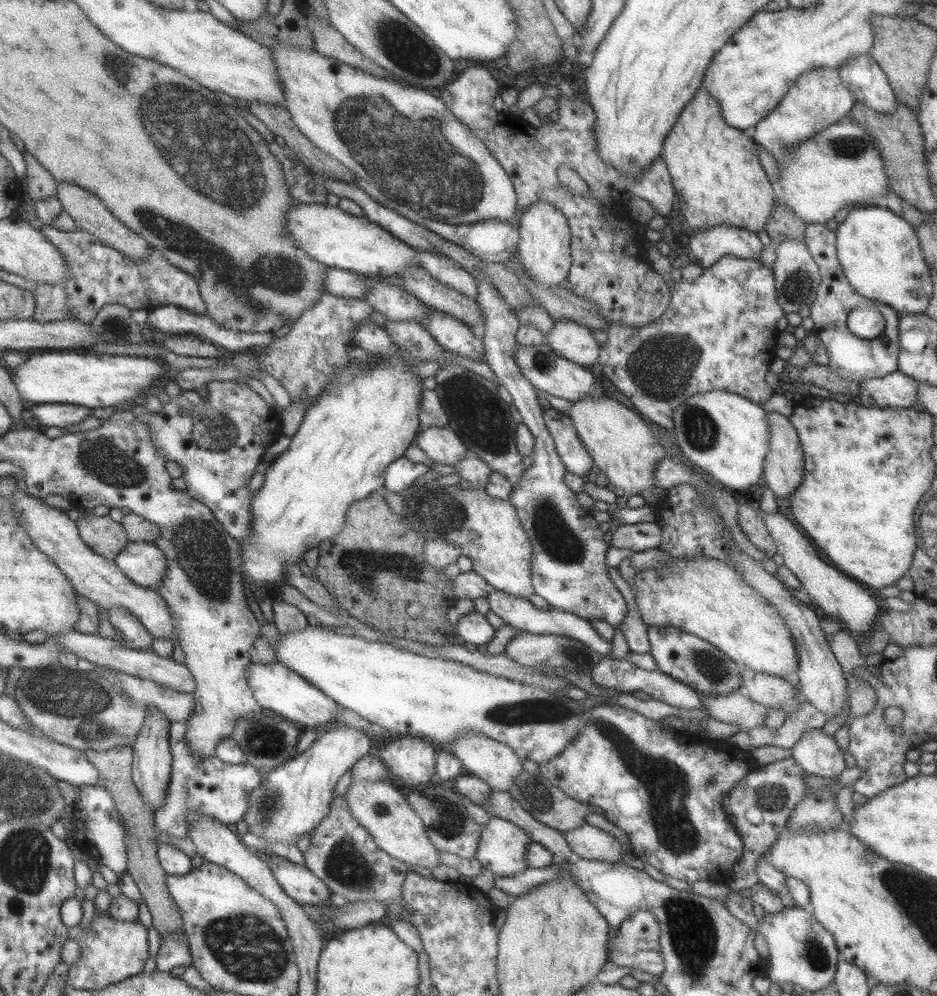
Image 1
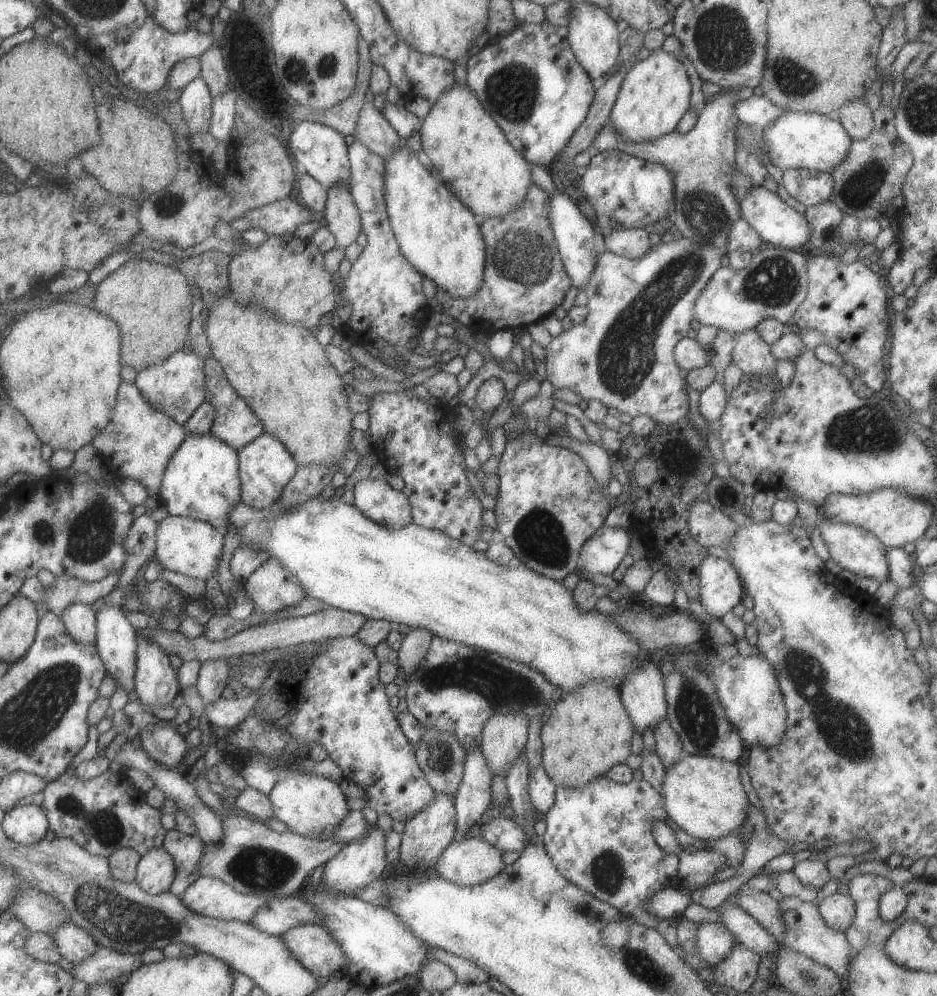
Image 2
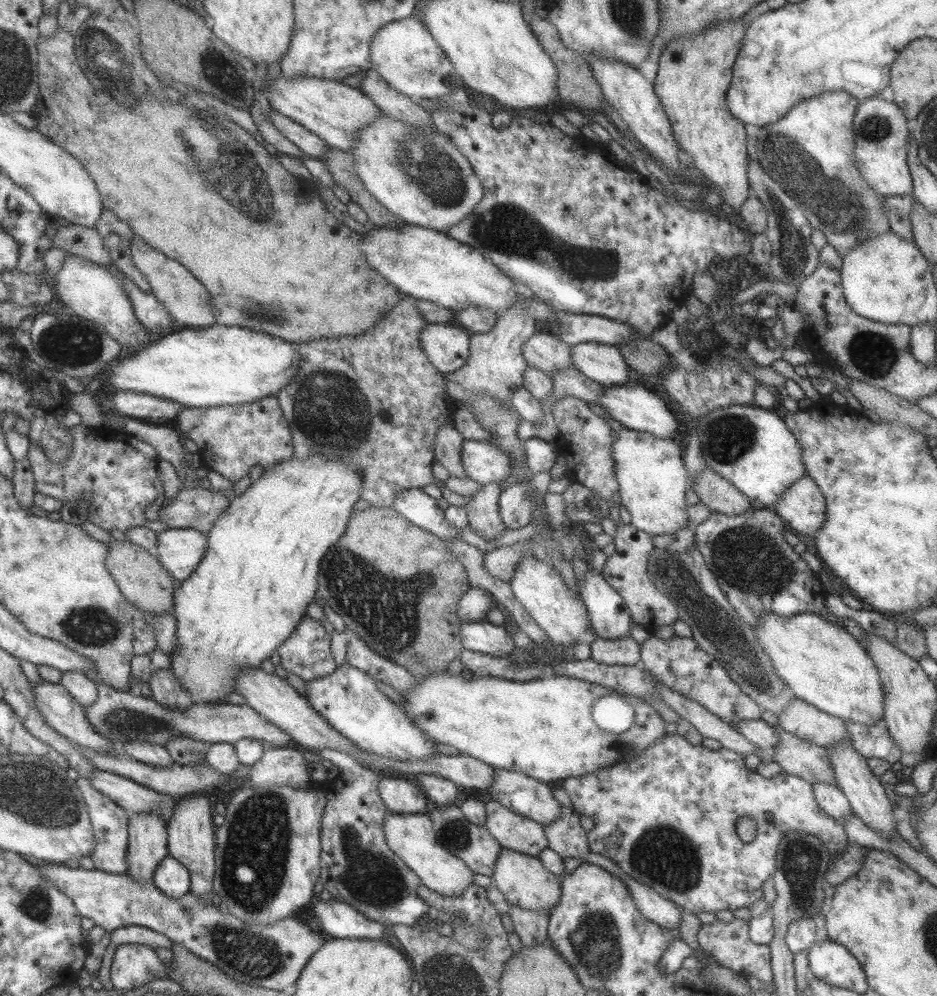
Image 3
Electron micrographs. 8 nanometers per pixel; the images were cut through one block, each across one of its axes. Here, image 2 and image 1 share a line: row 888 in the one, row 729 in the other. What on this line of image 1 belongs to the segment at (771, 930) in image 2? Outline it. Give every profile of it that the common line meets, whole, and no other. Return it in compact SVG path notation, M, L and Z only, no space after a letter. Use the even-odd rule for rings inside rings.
M739 689L729 694L700 694L705 712L717 723L749 731L763 725L766 707L745 696Z

